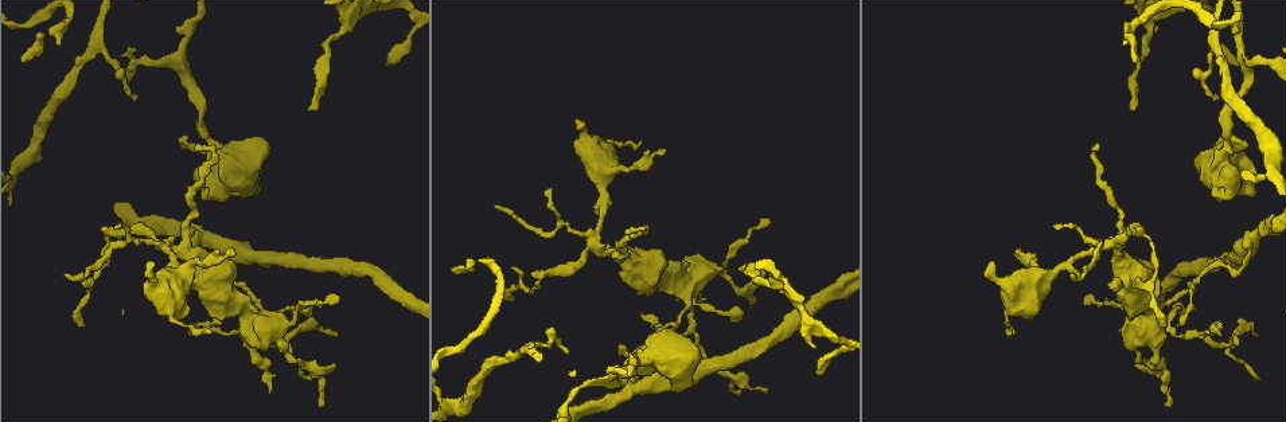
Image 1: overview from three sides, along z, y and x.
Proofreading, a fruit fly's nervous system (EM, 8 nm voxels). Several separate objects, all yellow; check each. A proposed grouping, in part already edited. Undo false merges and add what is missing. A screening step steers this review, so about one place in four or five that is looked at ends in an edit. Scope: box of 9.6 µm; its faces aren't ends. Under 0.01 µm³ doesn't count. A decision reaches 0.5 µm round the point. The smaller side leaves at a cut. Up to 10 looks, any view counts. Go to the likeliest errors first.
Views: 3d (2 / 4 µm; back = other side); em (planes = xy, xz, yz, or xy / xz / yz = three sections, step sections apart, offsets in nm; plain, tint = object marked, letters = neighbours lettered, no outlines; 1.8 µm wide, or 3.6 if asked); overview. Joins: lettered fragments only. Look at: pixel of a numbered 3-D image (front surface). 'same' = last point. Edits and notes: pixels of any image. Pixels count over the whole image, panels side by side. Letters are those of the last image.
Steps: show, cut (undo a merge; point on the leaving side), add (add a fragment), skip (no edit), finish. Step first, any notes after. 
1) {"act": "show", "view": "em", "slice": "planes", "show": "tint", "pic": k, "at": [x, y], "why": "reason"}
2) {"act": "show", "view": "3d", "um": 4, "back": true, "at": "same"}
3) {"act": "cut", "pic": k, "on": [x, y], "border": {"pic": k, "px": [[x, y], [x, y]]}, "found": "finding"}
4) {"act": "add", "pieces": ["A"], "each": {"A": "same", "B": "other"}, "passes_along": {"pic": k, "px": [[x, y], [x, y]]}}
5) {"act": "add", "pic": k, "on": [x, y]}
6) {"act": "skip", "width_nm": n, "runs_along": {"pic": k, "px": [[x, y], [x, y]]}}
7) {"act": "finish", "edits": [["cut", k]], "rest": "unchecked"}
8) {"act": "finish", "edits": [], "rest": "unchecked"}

{"act": "show", "view": "3d", "um": 4, "pic": 1, "at": [387, 64], "why": "tapers out"}

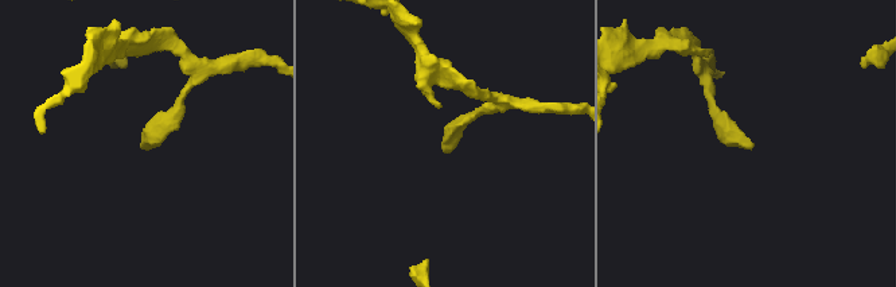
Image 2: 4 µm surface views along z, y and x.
{"act": "show", "view": "em", "slice": "xz", "step": 16, "show": "letters", "pic": 2, "at": [753, 143], "why": "need the tissue"}

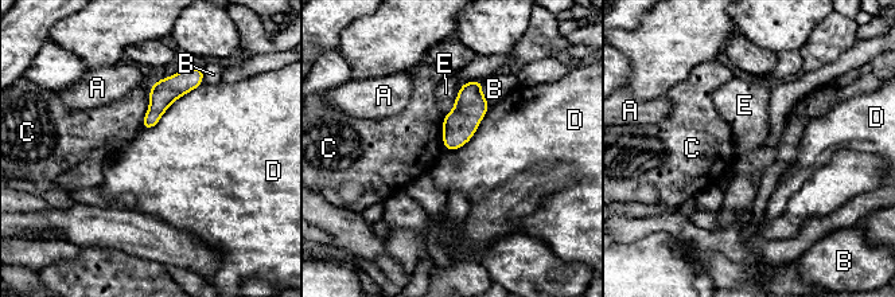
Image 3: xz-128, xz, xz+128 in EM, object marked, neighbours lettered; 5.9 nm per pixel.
{"act": "show", "view": "em", "slice": "xy", "step": 16, "show": "letters", "at": "same", "why": "cut it another way"}

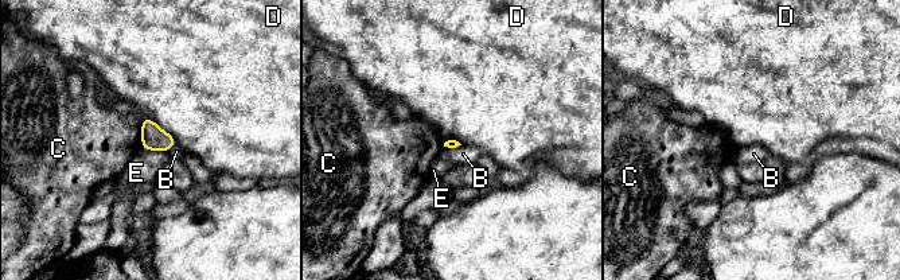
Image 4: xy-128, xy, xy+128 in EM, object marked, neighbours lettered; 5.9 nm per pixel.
{"act": "skip", "each": {"B": "other", "C": "other", "D": "other", "E": "other"}, "border": {"pic": 4, "px": [[141, 117], [154, 120], [178, 144]]}, "found": "no lettered fragment goes on from it"}

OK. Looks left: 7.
{"act": "show", "view": "em", "um": 3.6, "slice": "planes", "show": "letters", "pic": 1, "at": [1159, 332], "why": "branch point"}

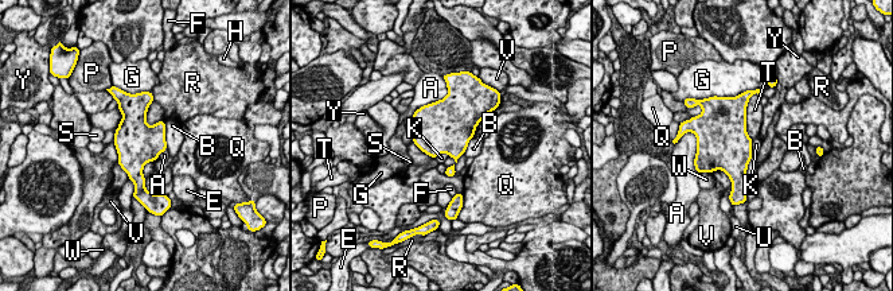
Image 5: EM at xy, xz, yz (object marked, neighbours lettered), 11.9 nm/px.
{"act": "skip", "each": {"A": "other", "B": "other", "E": "other", "F": "other", "G": "other", "H": "other", "K": "other", "P": "other", "Q": "other", "R": "other", "S": "other", "T": "other", "U": "other", "V": "other", "W": "other", "Y": "other"}, "border": {"pic": 5, "px": [[152, 160], [144, 166], [144, 177]]}, "found": "all the same neuron"}

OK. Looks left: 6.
{"act": "show", "view": "em", "slice": "planes", "show": "plain", "pic": 1, "at": [685, 391], "why": "free end"}

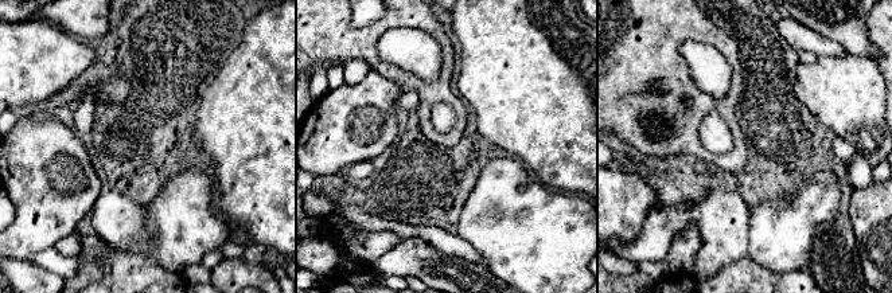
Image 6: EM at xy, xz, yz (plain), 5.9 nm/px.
{"act": "show", "view": "em", "slice": "planes", "show": "letters", "at": "same", "why": "see the neighbours"}

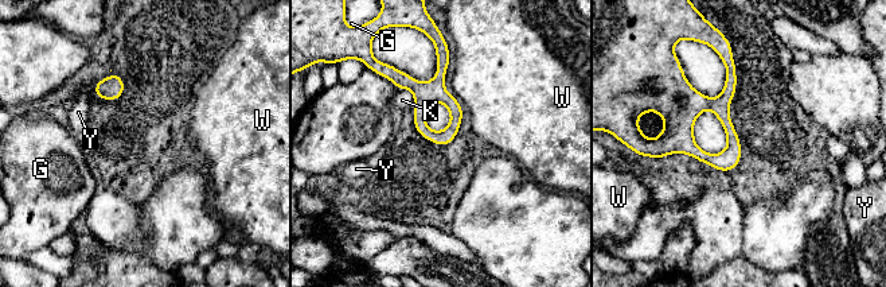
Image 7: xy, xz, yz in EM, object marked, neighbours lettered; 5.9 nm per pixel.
{"act": "skip", "longest_contact_nm": ["K", 160], "each": {"G": "other", "K": "other", "W": "other", "Y": "other"}, "found": "no lettered fragment goes on from it"}

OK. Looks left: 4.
{"act": "show", "view": "3d", "um": 4, "back": true, "pic": 1, "at": [1254, 335], "why": "thin end"}

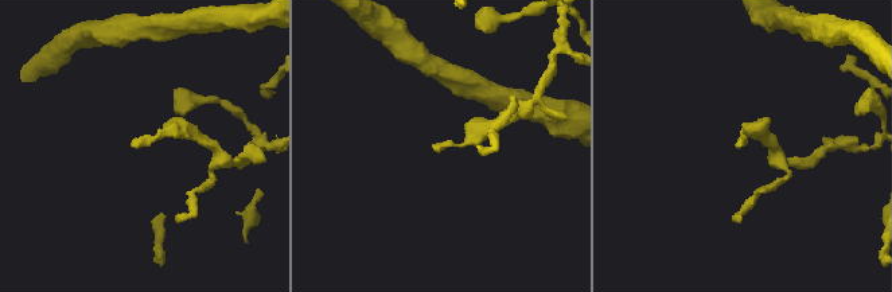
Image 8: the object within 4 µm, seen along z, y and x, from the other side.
{"act": "show", "view": "em", "slice": "yz", "step": 16, "show": "tint", "pic": 8, "at": [741, 143], "why": "now the EM"}

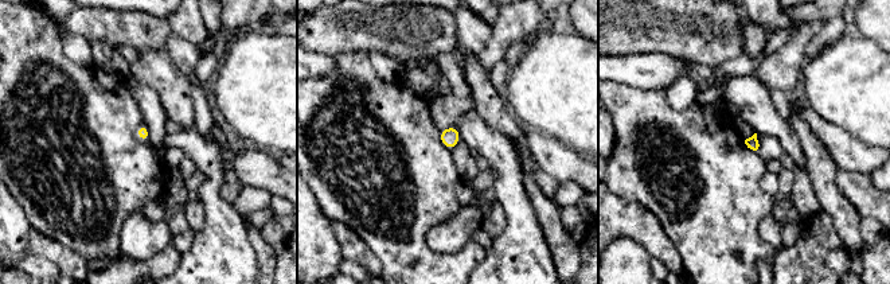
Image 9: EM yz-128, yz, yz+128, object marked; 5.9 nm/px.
{"act": "show", "view": "em", "slice": "planes", "show": "letters", "at": "same"}

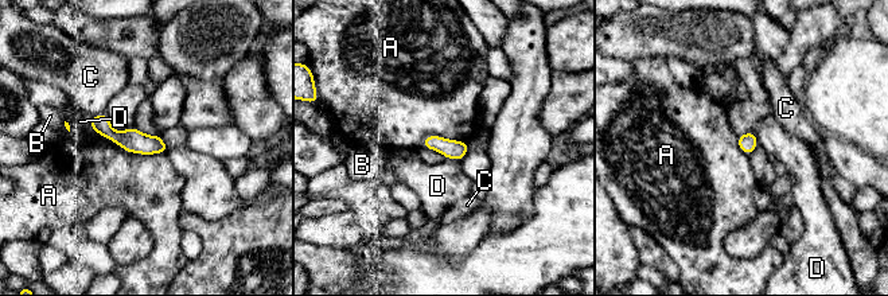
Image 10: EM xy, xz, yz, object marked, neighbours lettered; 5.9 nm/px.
{"act": "skip", "longest_contact_nm": ["A", 360], "each": {"A": "other", "B": "other", "C": "other", "D": "other"}, "runs_along": {"pic": 10, "px": [[93, 120], [117, 137], [164, 150]]}, "found": "none of them fits"}

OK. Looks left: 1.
{"act": "finish", "edits": [], "rest": "unchecked"}

